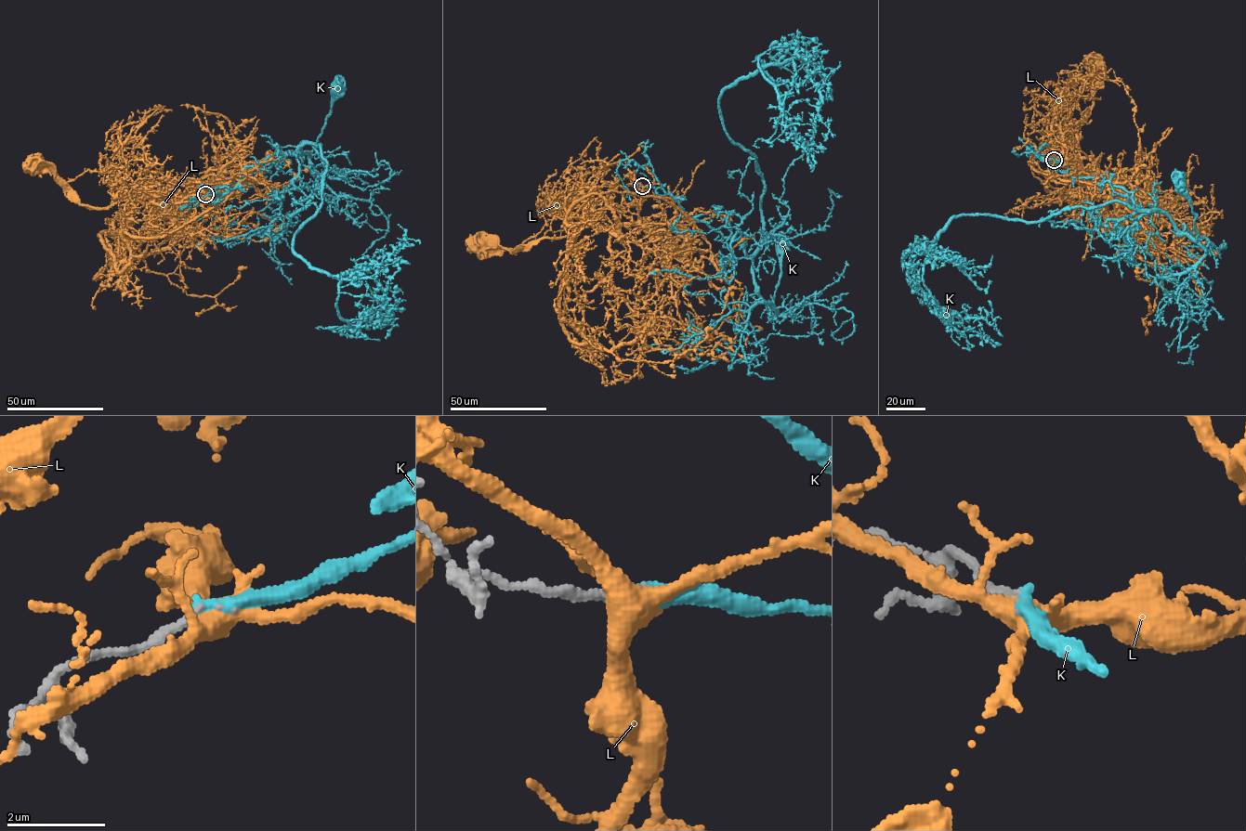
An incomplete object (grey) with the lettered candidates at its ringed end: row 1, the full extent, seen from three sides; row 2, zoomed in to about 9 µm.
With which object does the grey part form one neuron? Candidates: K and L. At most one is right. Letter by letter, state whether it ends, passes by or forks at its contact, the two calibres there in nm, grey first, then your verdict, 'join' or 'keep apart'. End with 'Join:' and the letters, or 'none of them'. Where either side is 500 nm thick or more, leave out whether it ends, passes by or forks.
K: it ends; calibres 160 and 280 nm; join
L: it forks; calibres 160 and 440 nm; keep apart
Join: K

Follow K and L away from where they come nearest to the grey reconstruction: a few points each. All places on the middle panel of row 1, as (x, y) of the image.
K: (642, 187), (669, 194), (686, 216), (735, 238), (752, 258), (758, 294), (770, 303), (781, 274), (780, 241)
L: (642, 187), (637, 222), (606, 227), (584, 226), (567, 235), (541, 238), (517, 251), (494, 244), (482, 245)

